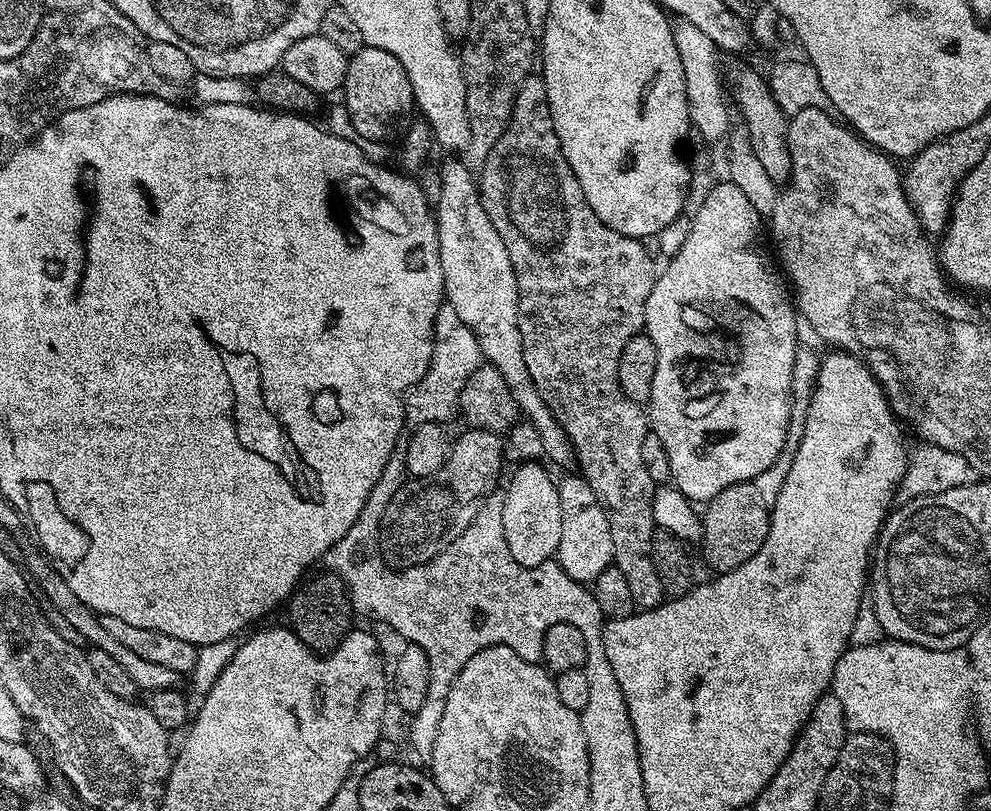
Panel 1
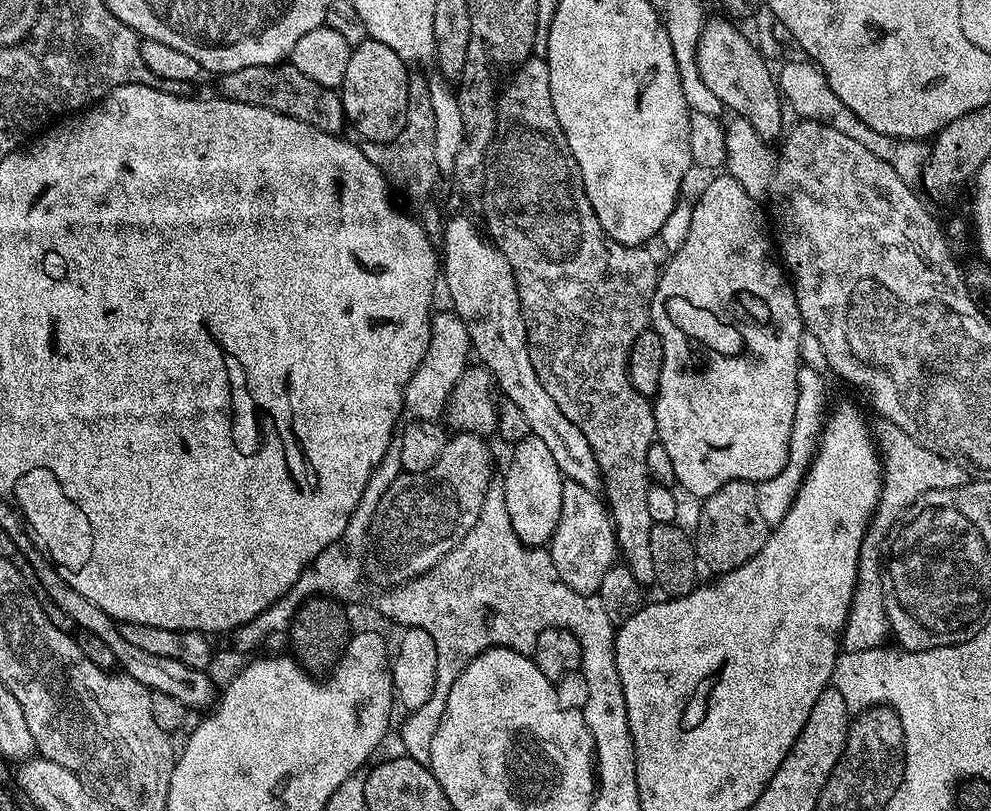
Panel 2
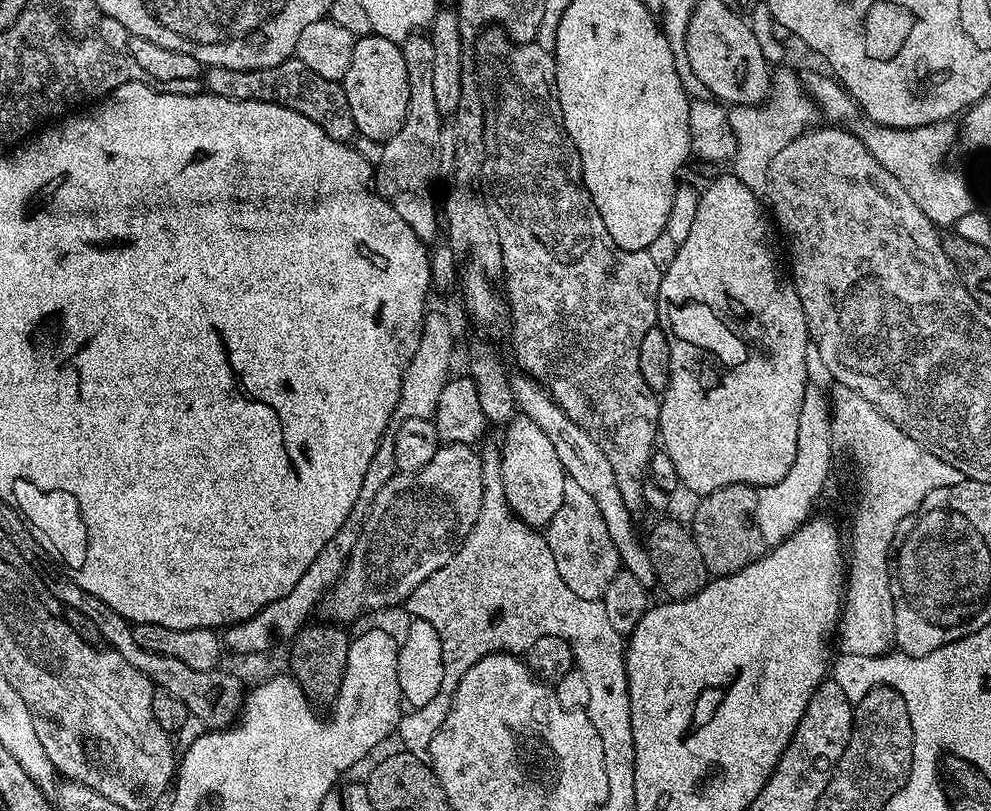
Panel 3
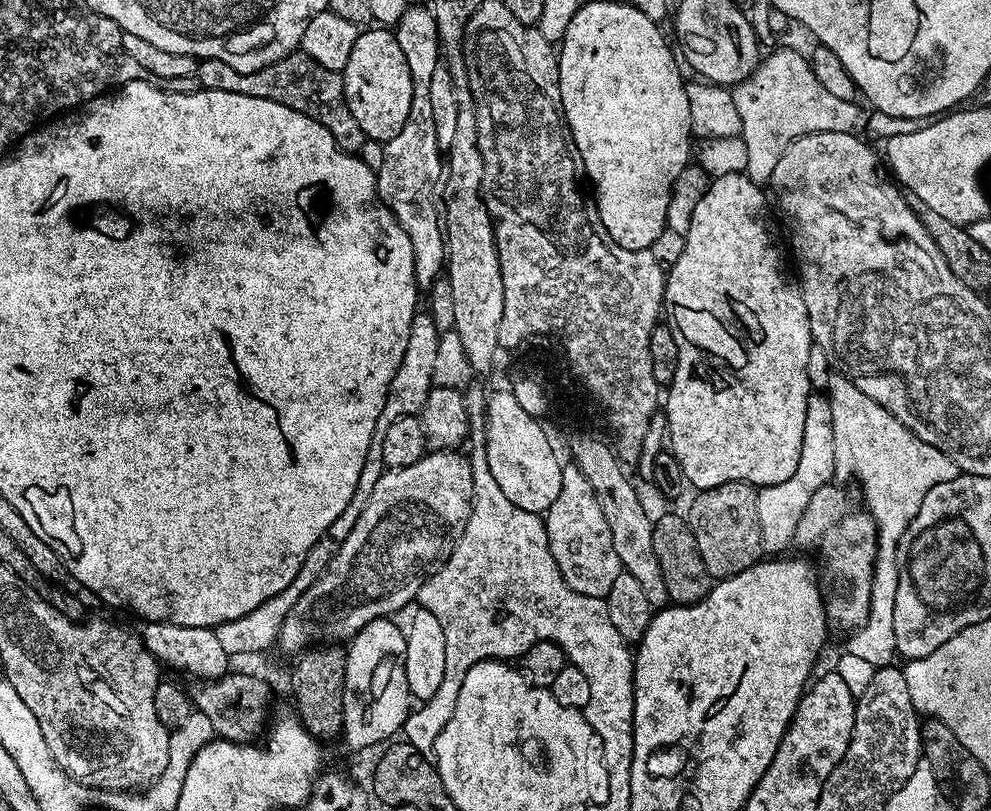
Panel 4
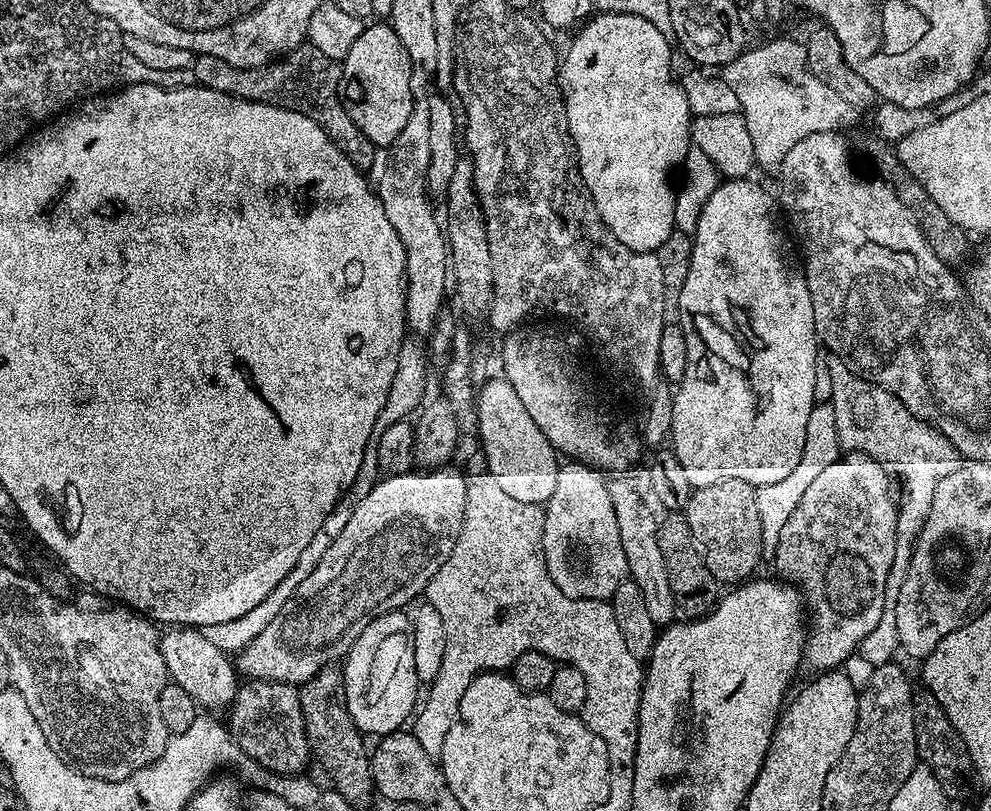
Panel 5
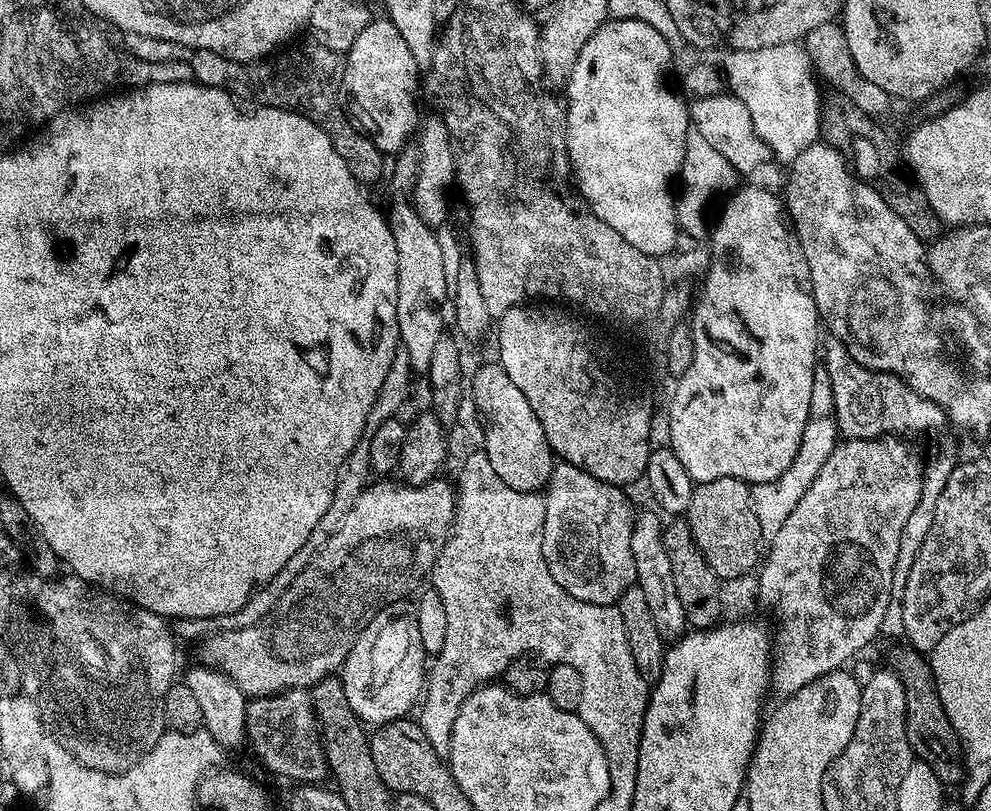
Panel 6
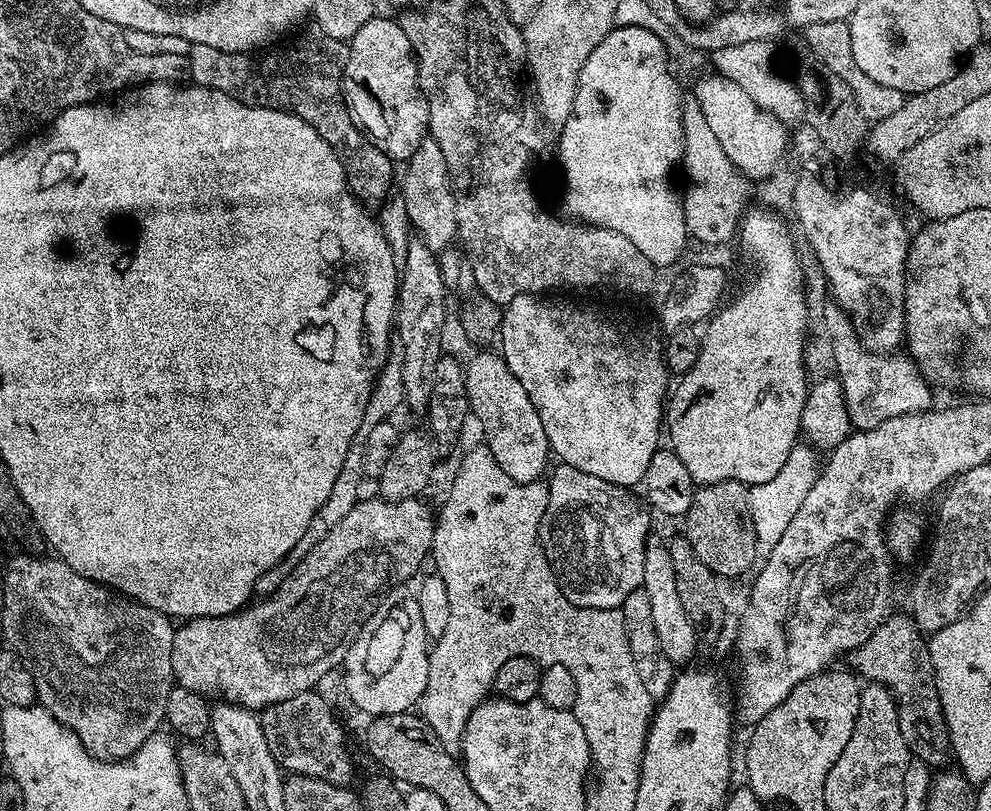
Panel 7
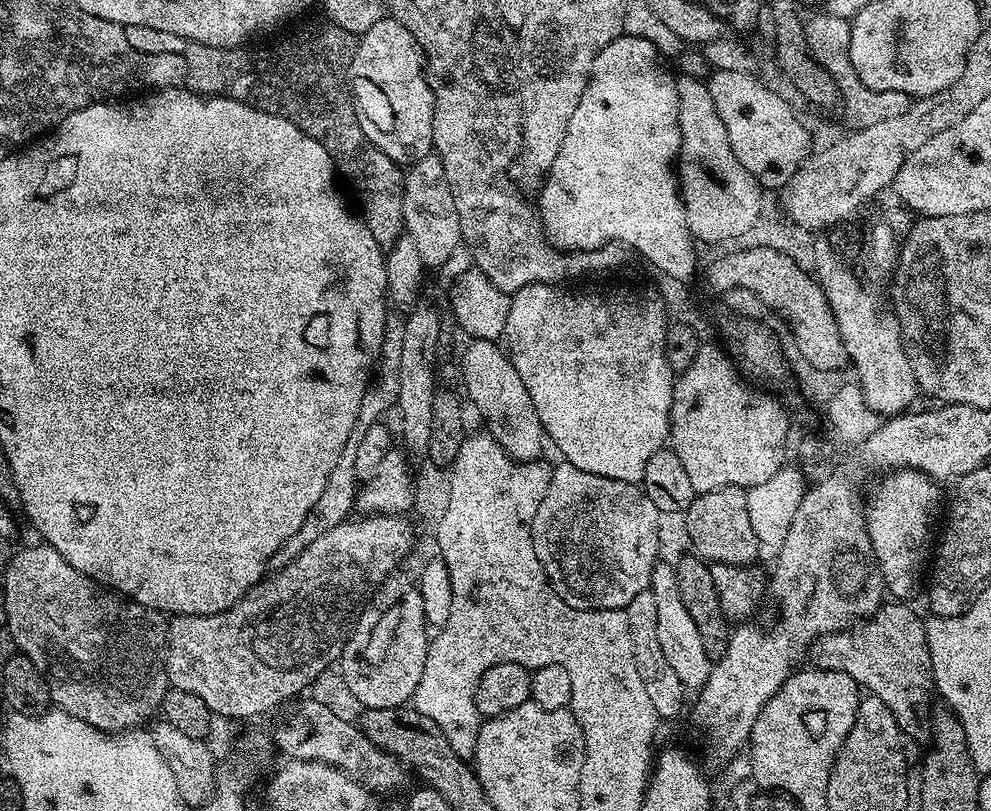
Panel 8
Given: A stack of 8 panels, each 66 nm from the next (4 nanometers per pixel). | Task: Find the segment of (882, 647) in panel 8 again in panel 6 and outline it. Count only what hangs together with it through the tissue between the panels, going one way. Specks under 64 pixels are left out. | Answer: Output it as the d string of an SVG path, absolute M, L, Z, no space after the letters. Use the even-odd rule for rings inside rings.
M911 646L903 647L893 654L890 668L900 676L906 690L906 738L912 747L912 755L919 763L930 766L941 784L960 784L966 780L964 746L942 706L942 698L938 698L932 665L925 653L918 652Z

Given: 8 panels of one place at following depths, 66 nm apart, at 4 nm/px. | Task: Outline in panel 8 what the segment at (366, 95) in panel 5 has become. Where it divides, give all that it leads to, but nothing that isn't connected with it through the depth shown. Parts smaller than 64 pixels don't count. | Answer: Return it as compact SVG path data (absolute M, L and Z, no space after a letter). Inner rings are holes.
M395 18L374 22L356 41L350 69L350 95L366 138L386 158L407 166L433 155L434 94L428 85L424 51Z

